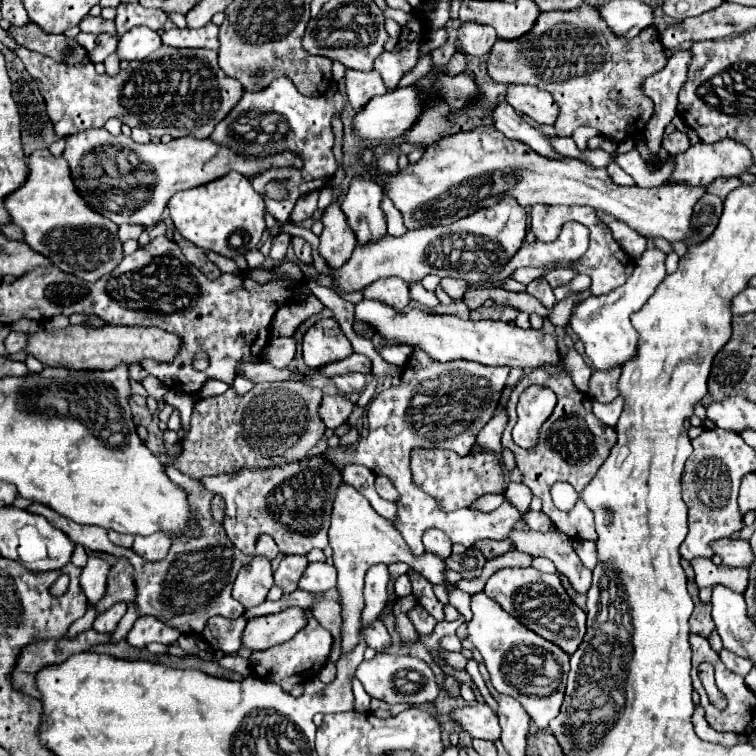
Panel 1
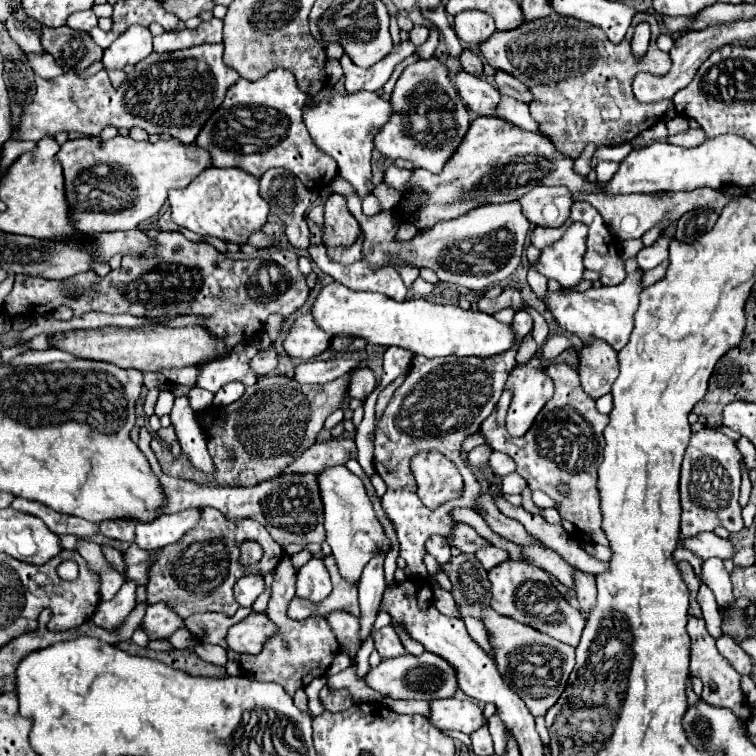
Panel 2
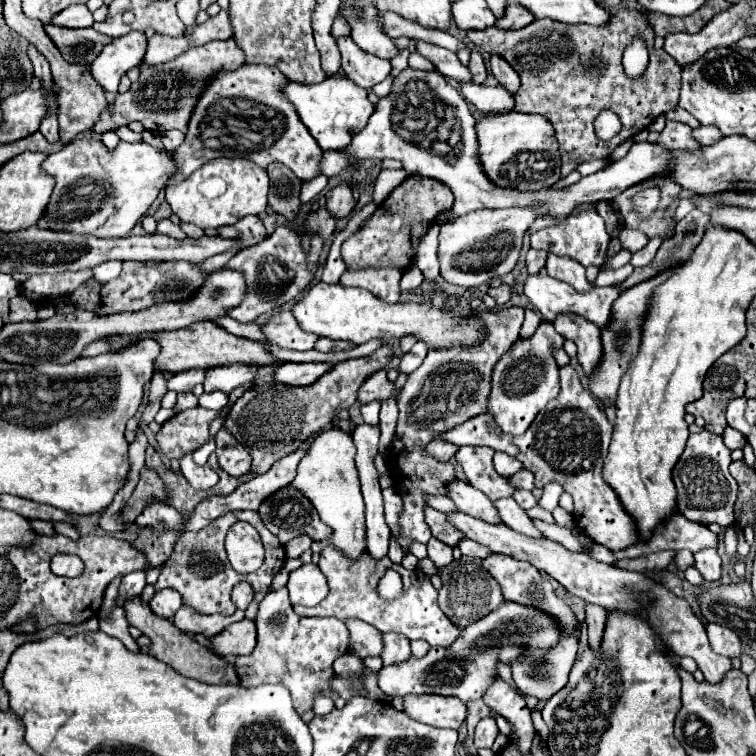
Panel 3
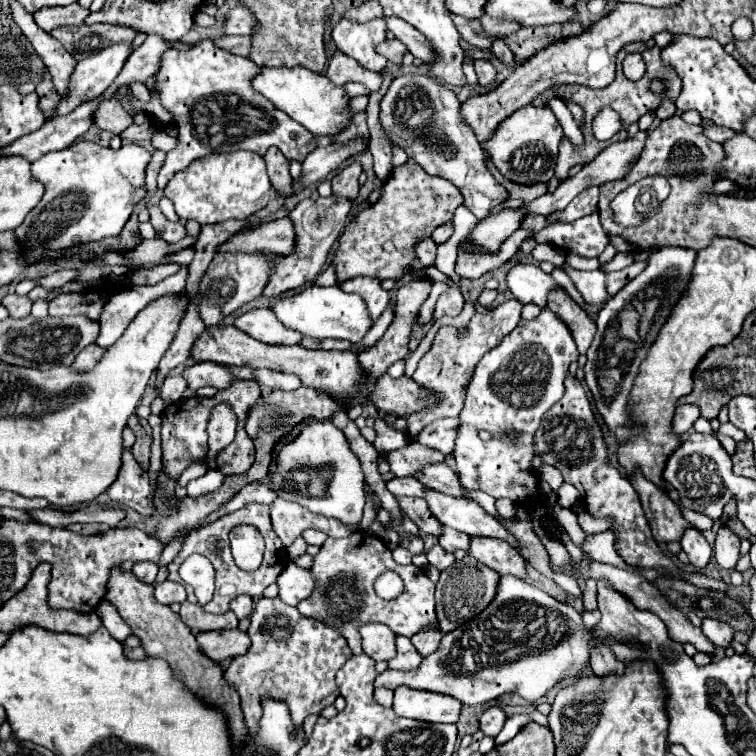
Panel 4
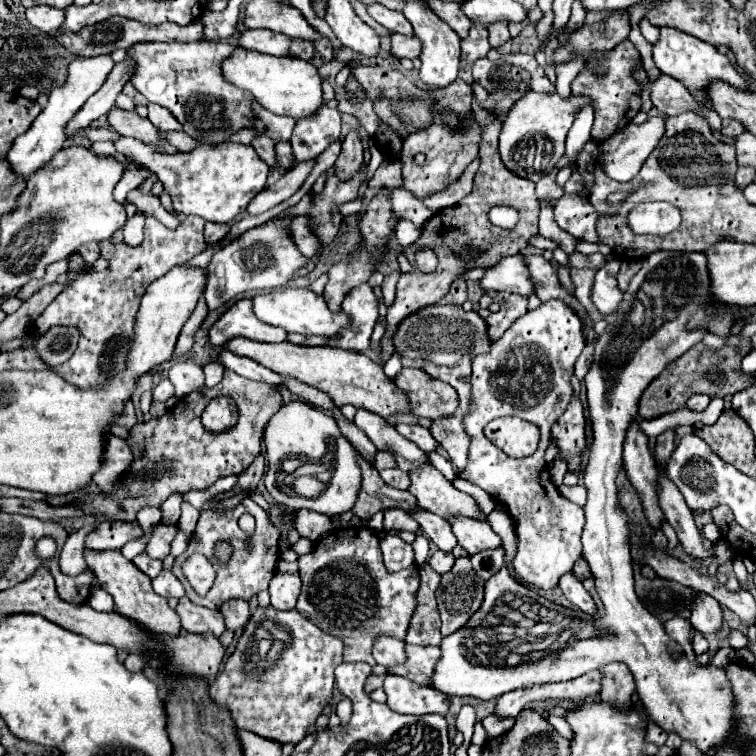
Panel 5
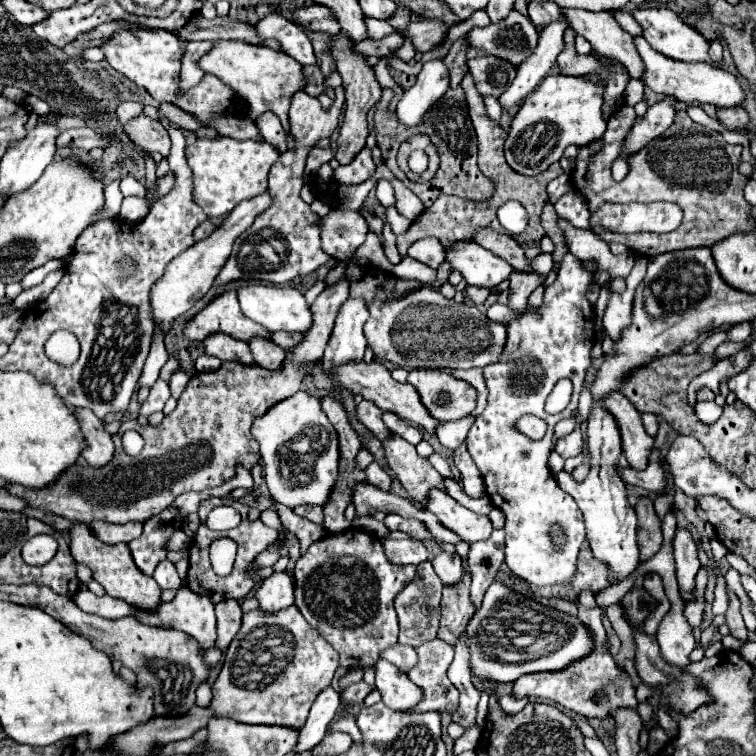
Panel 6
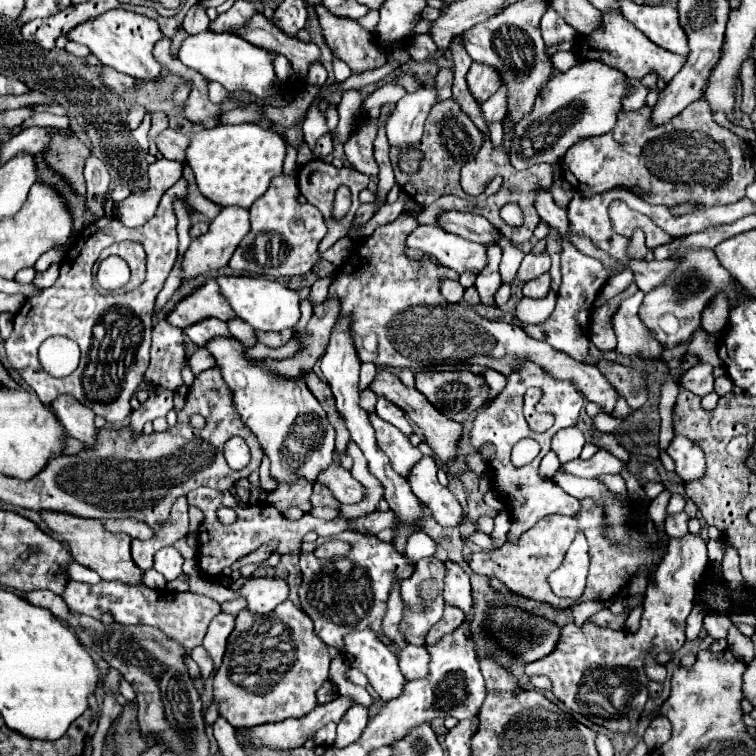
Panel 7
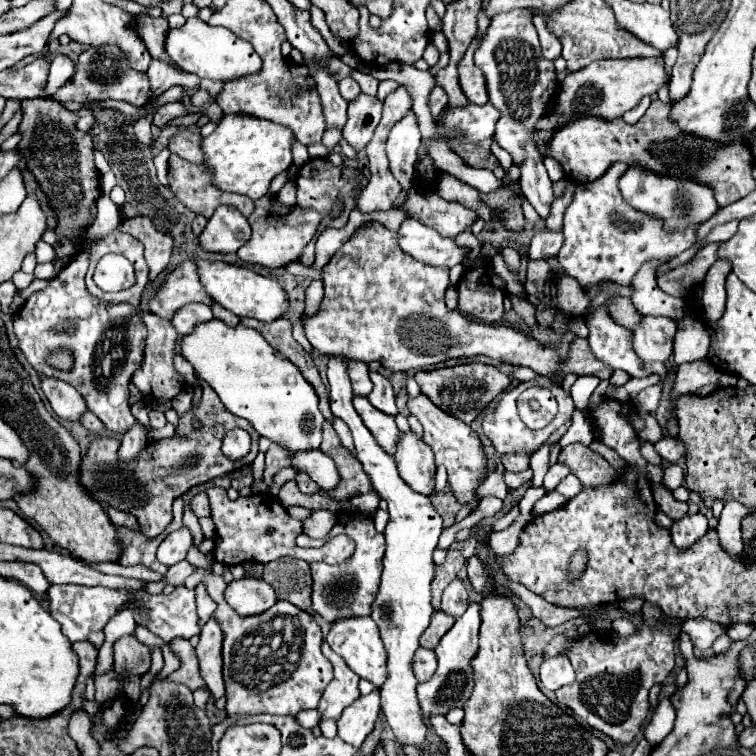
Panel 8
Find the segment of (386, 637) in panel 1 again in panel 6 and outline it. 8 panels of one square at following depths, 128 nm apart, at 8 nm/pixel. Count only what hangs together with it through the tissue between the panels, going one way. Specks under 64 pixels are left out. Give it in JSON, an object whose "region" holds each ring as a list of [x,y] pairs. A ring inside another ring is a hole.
{"region":[[[438,638],[418,646],[418,664],[408,672],[410,680],[418,680],[418,686],[424,688],[424,700],[410,712],[450,712],[458,708],[460,692],[448,680],[446,672],[454,660],[454,648]]]}

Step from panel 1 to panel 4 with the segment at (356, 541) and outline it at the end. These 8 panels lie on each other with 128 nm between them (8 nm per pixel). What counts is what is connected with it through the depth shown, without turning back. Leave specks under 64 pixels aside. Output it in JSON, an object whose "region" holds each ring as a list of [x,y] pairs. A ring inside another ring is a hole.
{"region":[[[330,420],[308,424],[294,442],[282,446],[282,450],[276,456],[276,472],[272,476],[272,484],[274,484],[276,492],[278,492],[278,496],[282,496],[284,500],[300,502],[302,506],[306,506],[308,510],[312,510],[316,514],[322,514],[326,518],[336,518],[342,524],[352,526],[352,528],[358,530],[358,524],[360,524],[362,512],[364,512],[364,504],[366,504],[364,490],[362,490],[364,472],[360,468],[358,456],[350,450],[350,444],[348,444],[346,436]],[[324,466],[334,468],[334,474],[328,480],[326,494],[322,496],[322,502],[316,502],[314,498],[306,498],[302,494],[292,494],[290,484],[288,484],[292,470],[300,470],[300,468],[324,468]]]}

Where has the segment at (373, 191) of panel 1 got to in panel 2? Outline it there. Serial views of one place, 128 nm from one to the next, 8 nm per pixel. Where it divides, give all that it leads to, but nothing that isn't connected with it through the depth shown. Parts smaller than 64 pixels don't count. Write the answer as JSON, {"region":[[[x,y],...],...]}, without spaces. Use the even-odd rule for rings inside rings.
{"region":[[[326,86],[312,100],[316,100],[314,106],[308,106],[304,110],[304,122],[308,132],[312,134],[312,140],[338,162],[338,174],[352,184],[358,198],[372,194],[372,140],[376,132],[380,132],[380,128],[388,122],[388,116],[392,116],[392,104],[388,100],[382,100],[376,92],[354,92],[342,96],[332,86]]]}

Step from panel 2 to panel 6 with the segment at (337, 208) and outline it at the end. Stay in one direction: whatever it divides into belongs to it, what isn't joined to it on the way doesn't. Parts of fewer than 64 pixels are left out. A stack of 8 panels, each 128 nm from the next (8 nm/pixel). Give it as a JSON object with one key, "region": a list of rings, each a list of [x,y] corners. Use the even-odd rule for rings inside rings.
{"region":[[[340,34],[332,40],[332,54],[336,58],[336,66],[342,76],[342,86],[344,86],[344,94],[346,94],[346,112],[344,112],[342,126],[338,130],[338,142],[336,142],[338,148],[336,148],[336,156],[334,156],[340,164],[350,164],[356,158],[356,154],[366,146],[366,138],[368,138],[366,114],[380,100],[380,94],[382,94],[380,84],[374,76],[374,70],[364,62],[364,58],[360,54],[354,54],[352,48],[354,48],[354,44]]]}

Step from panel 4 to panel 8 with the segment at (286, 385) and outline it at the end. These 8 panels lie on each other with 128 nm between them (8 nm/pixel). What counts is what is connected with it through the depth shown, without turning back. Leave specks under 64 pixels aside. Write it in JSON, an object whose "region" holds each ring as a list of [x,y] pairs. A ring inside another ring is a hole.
{"region":[[[188,304],[188,306],[184,306],[182,310],[176,312],[176,316],[172,318],[172,324],[174,324],[174,328],[178,330],[180,336],[186,336],[188,332],[192,332],[192,328],[196,328],[196,324],[208,322],[212,318],[214,318],[214,314],[212,314],[210,306],[206,306],[206,304]]]}

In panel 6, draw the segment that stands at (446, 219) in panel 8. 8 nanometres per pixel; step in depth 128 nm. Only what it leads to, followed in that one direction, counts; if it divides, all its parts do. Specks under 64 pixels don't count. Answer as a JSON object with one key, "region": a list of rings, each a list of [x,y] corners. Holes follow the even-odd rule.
{"region":[[[482,228],[480,232],[476,232],[474,240],[480,246],[484,246],[486,250],[490,250],[490,252],[498,254],[500,258],[504,258],[514,270],[534,272],[534,268],[530,266],[530,260],[524,256],[524,248],[518,246],[518,242],[512,236],[492,232],[492,228]]]}

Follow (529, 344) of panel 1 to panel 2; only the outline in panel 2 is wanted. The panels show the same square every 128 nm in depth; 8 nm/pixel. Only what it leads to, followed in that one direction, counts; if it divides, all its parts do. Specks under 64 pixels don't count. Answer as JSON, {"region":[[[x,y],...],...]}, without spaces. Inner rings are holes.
{"region":[[[330,282],[322,288],[320,296],[312,306],[312,316],[322,330],[332,336],[352,334],[366,338],[370,344],[380,346],[398,346],[406,348],[414,354],[426,358],[438,356],[498,356],[510,350],[516,342],[516,334],[504,322],[498,322],[494,316],[476,312],[476,310],[462,310],[454,304],[434,304],[422,298],[396,302],[386,298],[384,294],[372,292],[352,292],[350,288]]]}

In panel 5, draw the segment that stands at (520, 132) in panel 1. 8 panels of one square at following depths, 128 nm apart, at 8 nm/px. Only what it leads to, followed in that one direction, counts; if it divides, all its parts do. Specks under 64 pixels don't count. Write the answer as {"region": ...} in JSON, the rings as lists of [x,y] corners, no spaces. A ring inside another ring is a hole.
{"region":[[[380,4],[368,6],[368,12],[370,12],[370,16],[372,16],[378,24],[382,24],[384,28],[388,28],[392,34],[394,34],[394,32],[400,32],[400,34],[404,34],[404,36],[414,36],[412,24],[410,24],[400,12],[388,10],[388,8],[380,6]]]}

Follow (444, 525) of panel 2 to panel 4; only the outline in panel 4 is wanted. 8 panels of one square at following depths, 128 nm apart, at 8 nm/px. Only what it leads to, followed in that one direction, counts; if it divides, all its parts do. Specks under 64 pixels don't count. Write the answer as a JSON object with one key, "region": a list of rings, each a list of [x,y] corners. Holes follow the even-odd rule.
{"region":[[[508,300],[500,306],[496,306],[494,310],[480,314],[476,312],[472,316],[472,320],[464,326],[464,332],[460,332],[454,326],[440,326],[436,332],[436,338],[432,342],[432,348],[424,354],[424,358],[418,362],[418,368],[412,376],[412,380],[422,386],[424,390],[438,394],[438,400],[434,406],[424,408],[422,412],[416,412],[412,416],[406,418],[408,428],[406,434],[410,436],[410,440],[416,440],[416,436],[420,434],[420,430],[424,426],[428,426],[434,420],[440,418],[458,418],[458,414],[464,408],[464,396],[468,390],[468,384],[472,380],[472,372],[476,368],[476,364],[480,362],[480,358],[490,352],[492,348],[496,348],[504,336],[508,336],[520,322],[520,312],[522,312],[522,304],[518,300]]]}

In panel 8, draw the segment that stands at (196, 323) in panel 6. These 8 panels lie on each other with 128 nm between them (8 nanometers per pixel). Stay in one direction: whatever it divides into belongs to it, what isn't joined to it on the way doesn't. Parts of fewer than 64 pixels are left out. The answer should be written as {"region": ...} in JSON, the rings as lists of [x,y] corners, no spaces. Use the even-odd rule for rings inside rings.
{"region":[[[186,260],[178,270],[166,276],[164,284],[150,300],[150,310],[164,320],[172,320],[172,314],[176,314],[176,310],[192,302],[210,306],[214,304],[214,300],[204,292],[204,286],[200,284],[196,264],[192,260]]]}

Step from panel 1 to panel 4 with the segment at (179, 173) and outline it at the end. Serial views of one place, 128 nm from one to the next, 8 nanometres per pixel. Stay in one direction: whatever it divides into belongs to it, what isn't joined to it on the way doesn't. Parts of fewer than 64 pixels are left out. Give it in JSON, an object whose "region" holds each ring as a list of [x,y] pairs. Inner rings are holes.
{"region":[[[80,140],[60,152],[44,154],[40,160],[32,162],[32,176],[44,184],[46,192],[40,204],[26,216],[26,220],[16,228],[18,240],[22,248],[30,254],[40,254],[42,250],[58,250],[58,248],[72,248],[80,244],[98,242],[106,236],[118,236],[128,222],[132,210],[138,202],[146,198],[146,166],[150,162],[150,150],[138,144],[124,144],[120,150],[102,148],[96,142]]]}

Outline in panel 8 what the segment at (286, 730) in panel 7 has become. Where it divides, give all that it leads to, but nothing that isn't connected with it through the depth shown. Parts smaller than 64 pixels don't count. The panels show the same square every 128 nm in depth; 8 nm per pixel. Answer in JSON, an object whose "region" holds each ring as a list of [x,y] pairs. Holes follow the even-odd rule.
{"region":[[[304,710],[304,712],[298,712],[296,716],[294,716],[294,720],[296,722],[300,722],[300,726],[304,726],[304,728],[314,728],[314,726],[318,726],[320,724],[320,720],[322,720],[322,716],[320,716],[320,712],[318,710]]]}

